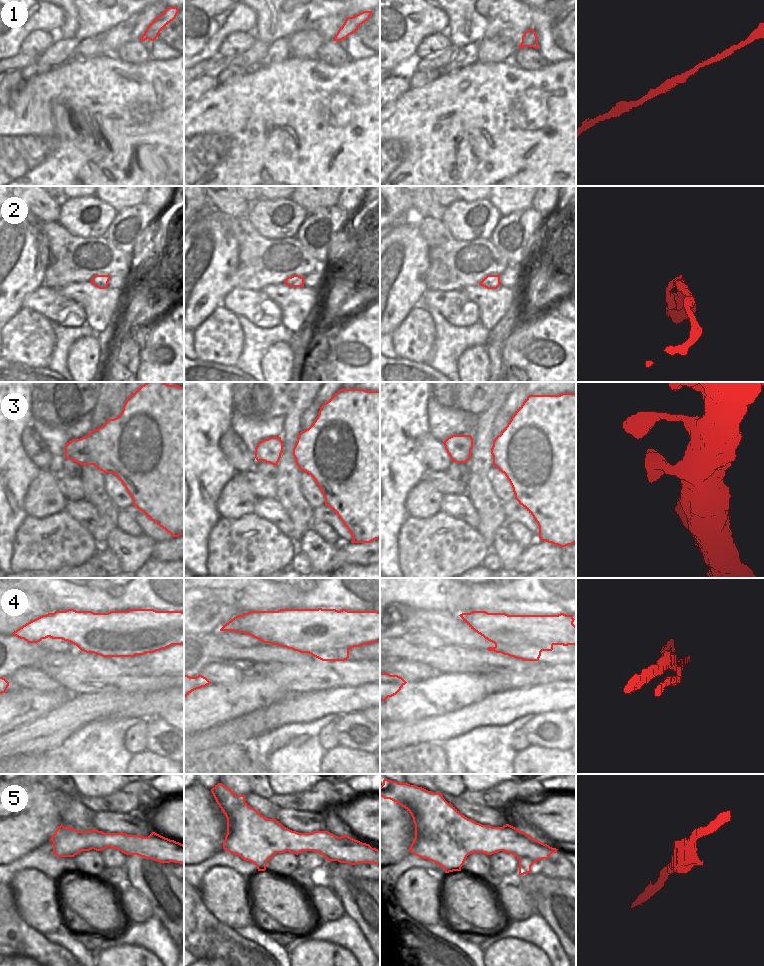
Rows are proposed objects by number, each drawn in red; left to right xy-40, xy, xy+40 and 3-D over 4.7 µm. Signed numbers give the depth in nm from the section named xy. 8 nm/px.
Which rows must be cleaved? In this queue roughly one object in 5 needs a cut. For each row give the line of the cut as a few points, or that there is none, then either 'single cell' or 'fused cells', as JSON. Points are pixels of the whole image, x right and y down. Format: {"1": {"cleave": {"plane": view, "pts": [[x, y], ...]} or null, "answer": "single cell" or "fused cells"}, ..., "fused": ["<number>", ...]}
{"1": {"cleave": null, "answer": "single cell"}, "2": {"cleave": null, "answer": "single cell"}, "3": {"cleave": null, "answer": "single cell"}, "4": {"cleave": {"plane": "xy+40", "pts": [[552, 644], [524, 644], [511, 648], [495, 647]]}, "answer": "fused cells"}, "5": {"cleave": null, "answer": "single cell"}, "fused": ["4"]}

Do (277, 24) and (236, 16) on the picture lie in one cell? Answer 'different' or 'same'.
different

